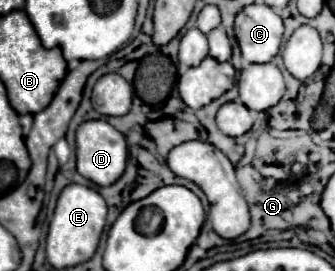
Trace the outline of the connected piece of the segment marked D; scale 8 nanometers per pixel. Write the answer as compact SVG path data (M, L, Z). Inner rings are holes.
M89 120L77 128L77 170L97 186L111 186L125 172L127 144L121 132L117 132L105 120Z

